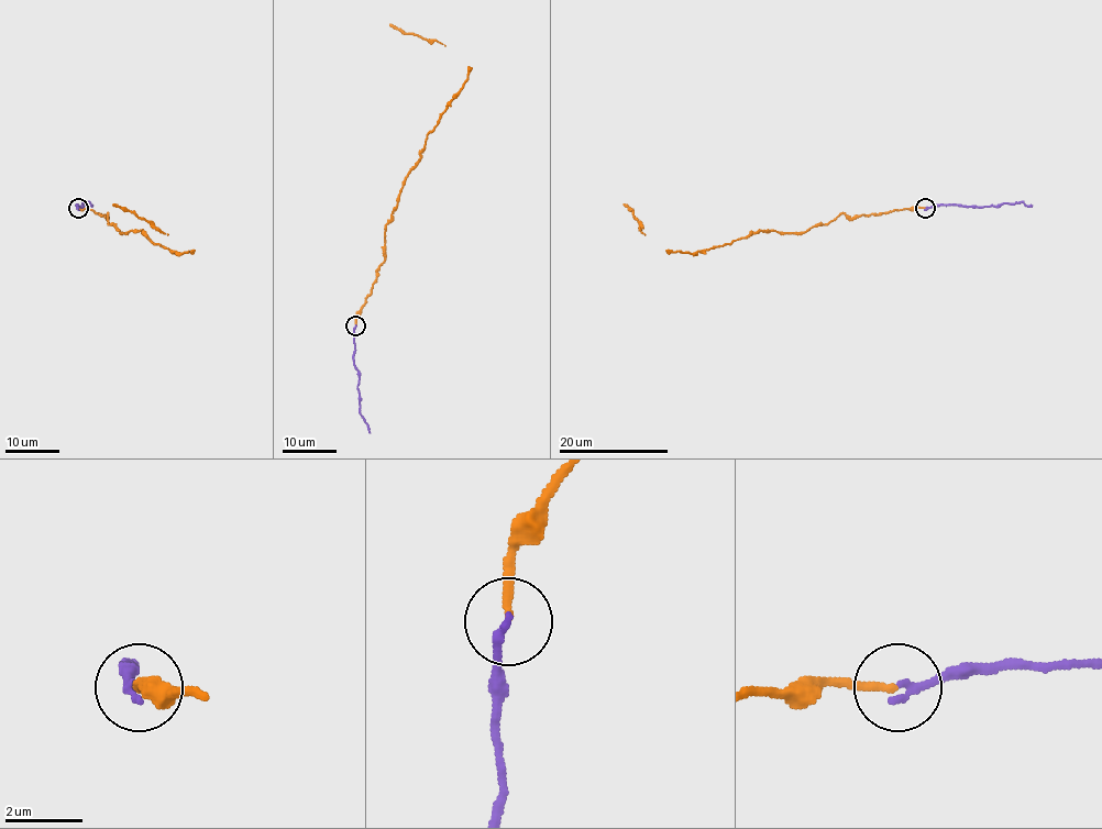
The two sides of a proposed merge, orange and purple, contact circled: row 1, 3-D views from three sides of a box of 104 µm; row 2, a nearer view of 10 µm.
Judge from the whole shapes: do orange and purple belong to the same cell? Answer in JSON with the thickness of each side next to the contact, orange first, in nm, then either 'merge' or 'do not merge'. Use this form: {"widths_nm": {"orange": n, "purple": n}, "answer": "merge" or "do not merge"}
{"widths_nm": {"orange": 190, "purple": 220}, "answer": "do not merge"}

